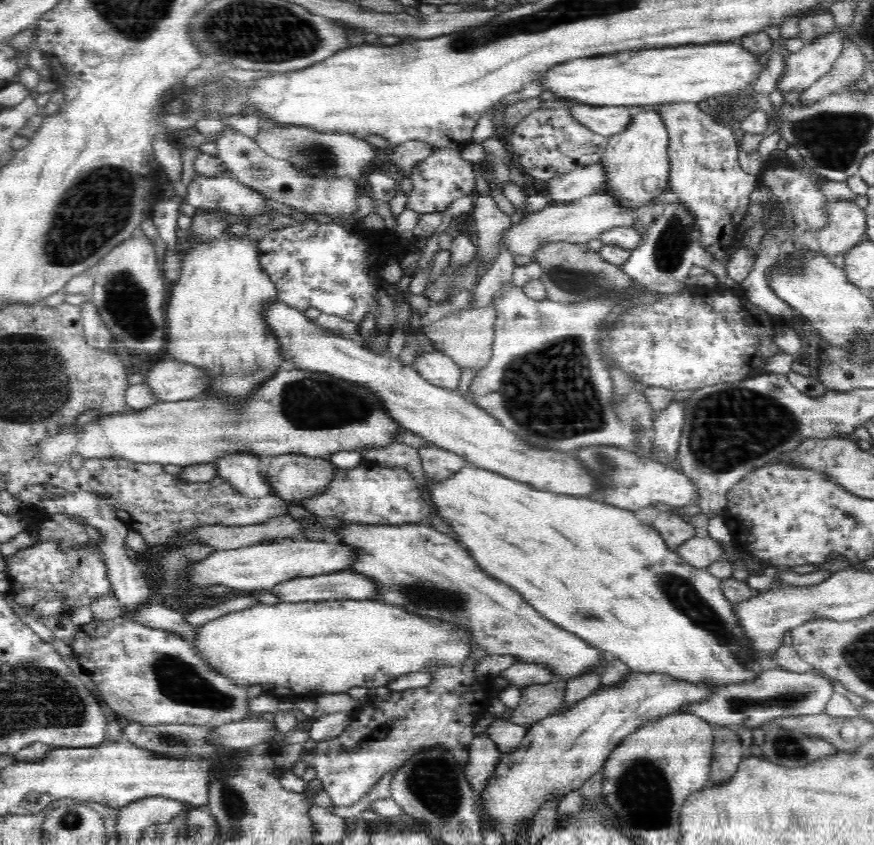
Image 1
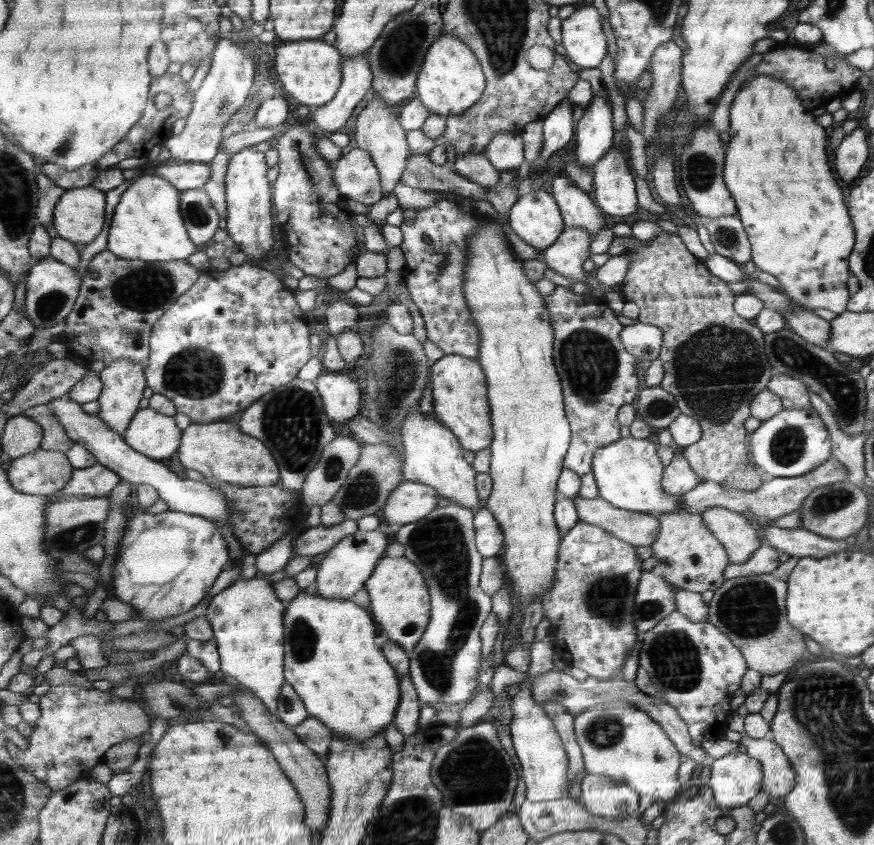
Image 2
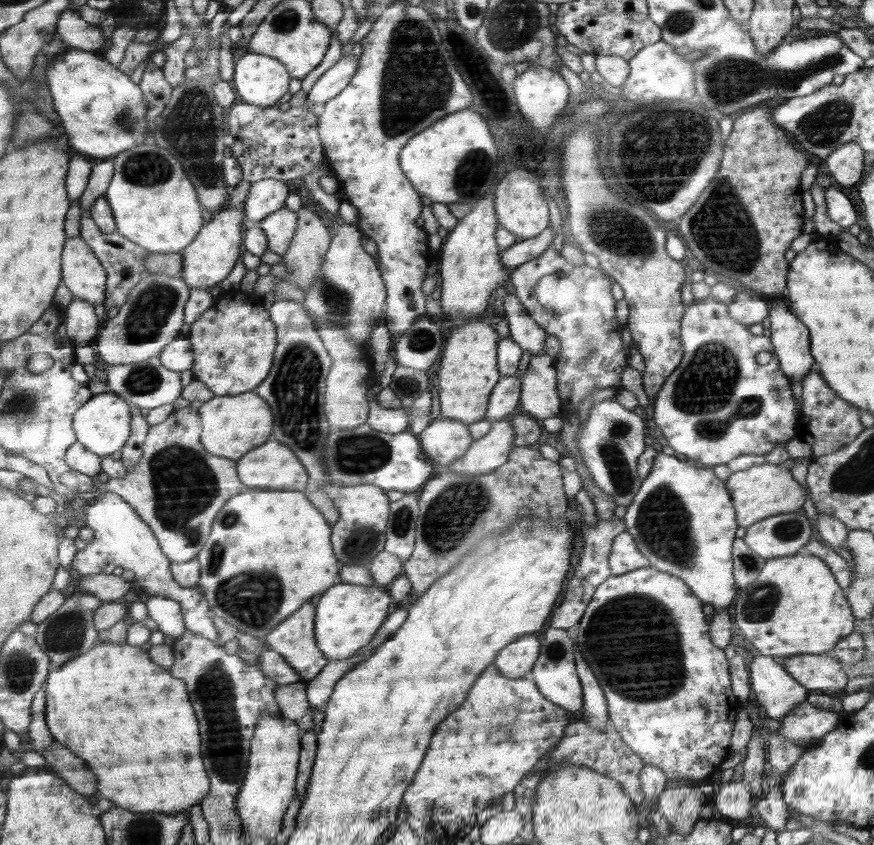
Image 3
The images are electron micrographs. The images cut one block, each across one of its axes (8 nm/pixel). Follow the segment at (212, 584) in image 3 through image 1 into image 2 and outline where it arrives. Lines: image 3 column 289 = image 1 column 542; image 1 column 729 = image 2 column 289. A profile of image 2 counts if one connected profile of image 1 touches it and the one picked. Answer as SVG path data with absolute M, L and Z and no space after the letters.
M314 588L302 589L300 594L294 598L294 600L286 603L286 609L284 609L283 616L283 634L284 634L284 674L285 682L292 686L292 689L301 697L304 702L306 710L310 717L316 717L322 721L328 728L332 729L334 737L340 739L354 739L356 741L366 741L370 737L374 737L376 733L380 733L380 730L390 722L394 720L396 715L396 707L399 703L399 689L398 678L396 678L396 672L394 668L388 664L388 660L382 656L382 652L378 650L378 646L374 644L374 636L376 636L376 630L374 630L374 624L370 620L369 610L364 610L362 606L350 602L350 600L331 600L331 598L324 598L317 594Z

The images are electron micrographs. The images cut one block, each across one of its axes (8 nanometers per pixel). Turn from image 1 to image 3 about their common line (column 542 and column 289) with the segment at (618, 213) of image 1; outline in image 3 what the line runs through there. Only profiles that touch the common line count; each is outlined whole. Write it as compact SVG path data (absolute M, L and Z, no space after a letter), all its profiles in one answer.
M285 206L285 208L266 216L257 225L267 236L269 250L282 256L295 236L298 228L298 217L296 212L292 212Z

